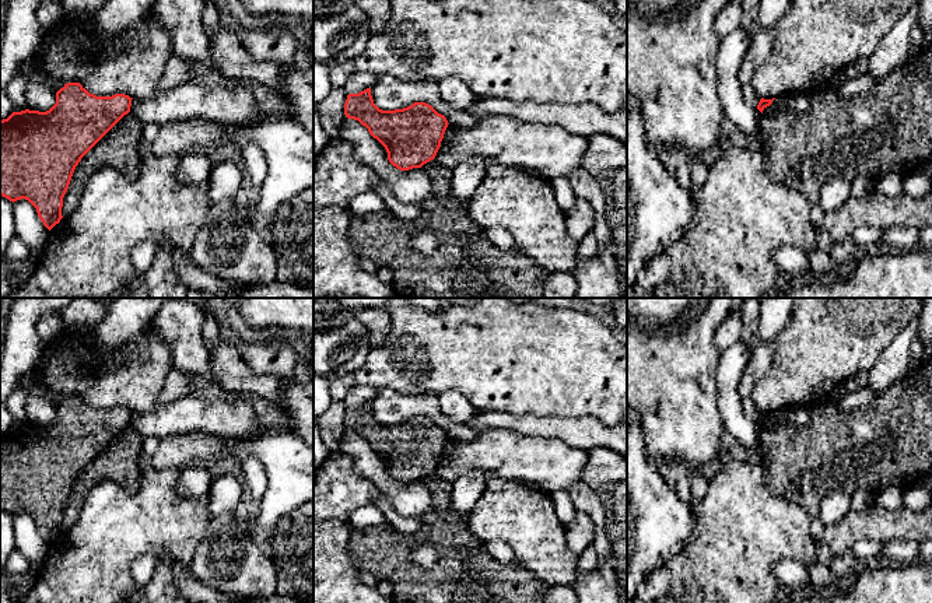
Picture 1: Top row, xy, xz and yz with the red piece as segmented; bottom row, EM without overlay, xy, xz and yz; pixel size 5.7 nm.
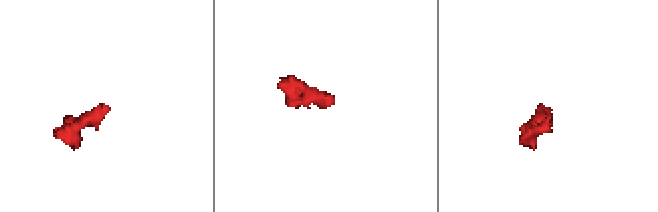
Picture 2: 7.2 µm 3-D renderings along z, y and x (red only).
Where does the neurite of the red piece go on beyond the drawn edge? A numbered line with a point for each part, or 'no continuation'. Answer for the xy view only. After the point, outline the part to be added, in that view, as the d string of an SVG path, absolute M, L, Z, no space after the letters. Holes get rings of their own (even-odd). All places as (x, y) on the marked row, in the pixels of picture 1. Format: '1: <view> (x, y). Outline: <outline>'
no continuation

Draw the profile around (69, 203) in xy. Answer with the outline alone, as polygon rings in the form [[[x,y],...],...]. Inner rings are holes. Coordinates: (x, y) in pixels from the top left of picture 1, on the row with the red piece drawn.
[[[129,112],[81,158],[63,197],[63,217],[78,207],[84,186],[98,168],[112,166],[129,180],[139,178],[141,133],[143,123]]]

